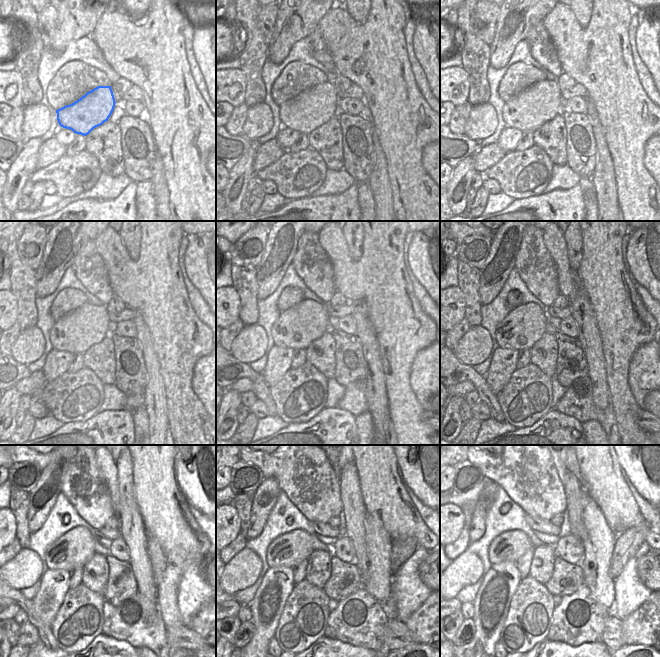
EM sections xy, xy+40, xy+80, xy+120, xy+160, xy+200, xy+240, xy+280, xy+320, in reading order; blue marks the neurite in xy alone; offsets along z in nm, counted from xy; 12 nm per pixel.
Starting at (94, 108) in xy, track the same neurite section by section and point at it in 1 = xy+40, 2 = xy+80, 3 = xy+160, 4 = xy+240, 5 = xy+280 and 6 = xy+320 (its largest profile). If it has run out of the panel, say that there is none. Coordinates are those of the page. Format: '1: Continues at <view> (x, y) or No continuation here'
1: Continues at xy+40 (312, 108)
2: Continues at xy+80 (541, 102)
3: Continues at xy+160 (296, 328)
4: Continues at xy+240 (72, 550)
5: Continues at xy+280 (289, 549)
6: Continues at xy+320 (509, 546)

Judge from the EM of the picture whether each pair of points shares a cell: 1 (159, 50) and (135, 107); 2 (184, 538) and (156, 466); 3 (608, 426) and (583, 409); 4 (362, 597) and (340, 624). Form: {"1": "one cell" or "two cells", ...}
{"1": "two cells", "2": "one cell", "3": "one cell", "4": "one cell"}

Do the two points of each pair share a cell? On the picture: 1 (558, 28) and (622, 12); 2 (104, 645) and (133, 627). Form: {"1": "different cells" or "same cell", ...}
{"1": "same cell", "2": "different cells"}

